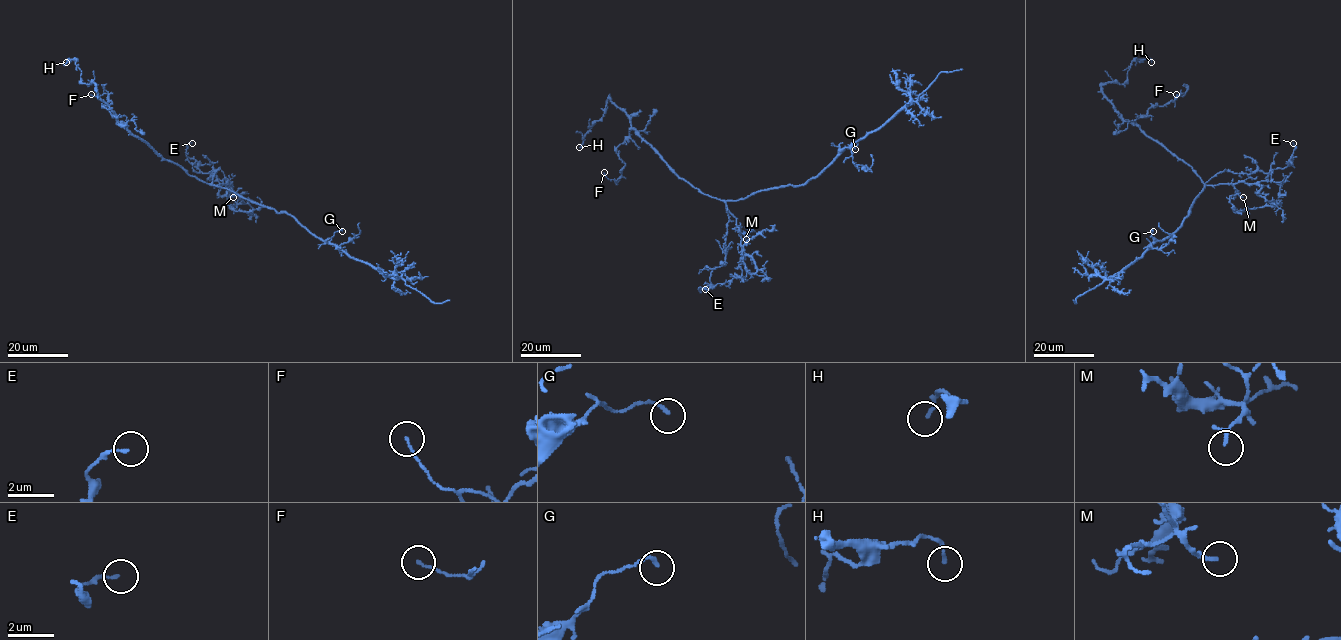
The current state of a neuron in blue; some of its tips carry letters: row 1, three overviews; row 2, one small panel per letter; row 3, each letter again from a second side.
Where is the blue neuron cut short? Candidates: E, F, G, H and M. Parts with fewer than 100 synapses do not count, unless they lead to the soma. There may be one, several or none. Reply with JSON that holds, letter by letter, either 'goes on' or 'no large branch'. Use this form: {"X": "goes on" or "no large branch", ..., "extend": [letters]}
{"E": "no large branch", "F": "no large branch", "G": "no large branch", "H": "no large branch", "M": "no large branch", "extend": []}

